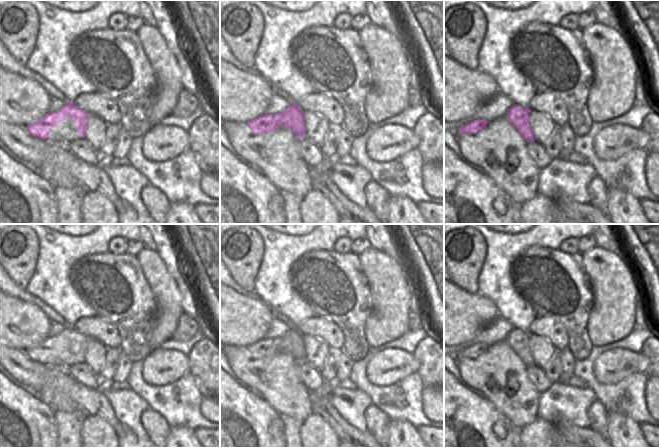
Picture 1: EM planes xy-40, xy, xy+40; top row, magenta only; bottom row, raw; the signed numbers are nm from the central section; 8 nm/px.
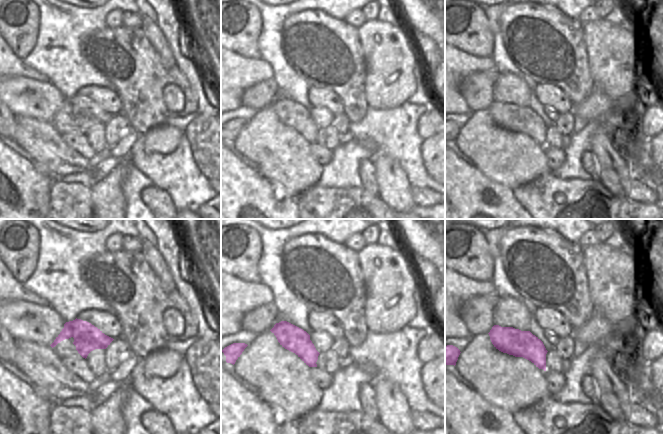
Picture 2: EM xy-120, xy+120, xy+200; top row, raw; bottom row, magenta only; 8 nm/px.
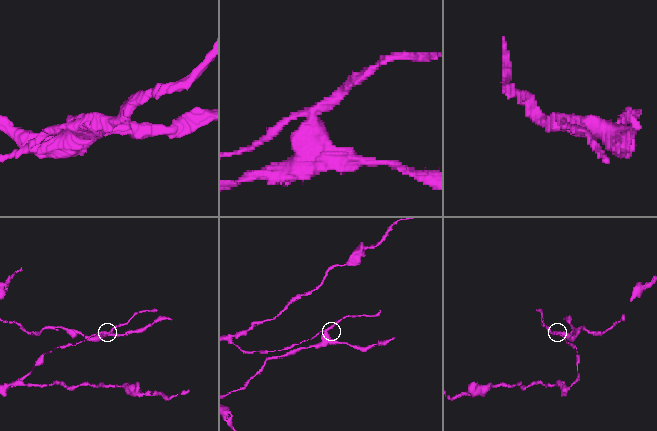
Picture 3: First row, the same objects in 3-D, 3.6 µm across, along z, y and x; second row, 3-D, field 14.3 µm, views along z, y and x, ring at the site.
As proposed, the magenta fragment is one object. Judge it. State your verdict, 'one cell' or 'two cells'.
two cells

